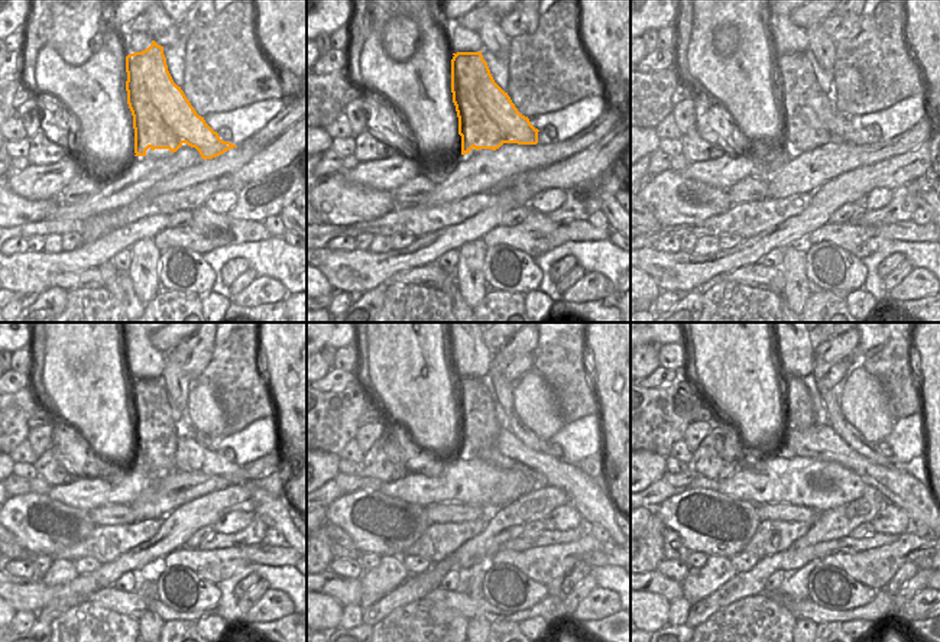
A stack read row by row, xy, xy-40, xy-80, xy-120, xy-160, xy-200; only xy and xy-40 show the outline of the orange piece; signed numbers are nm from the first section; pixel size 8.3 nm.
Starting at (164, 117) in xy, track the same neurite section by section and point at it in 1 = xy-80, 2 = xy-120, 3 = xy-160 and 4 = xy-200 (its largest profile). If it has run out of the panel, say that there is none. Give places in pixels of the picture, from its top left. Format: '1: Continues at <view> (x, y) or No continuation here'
1: Continues at xy-80 (812, 119)
2: Continues at xy-120 (156, 433)
3: Continues at xy-160 (479, 425)
4: Continues at xy-200 (800, 414).

